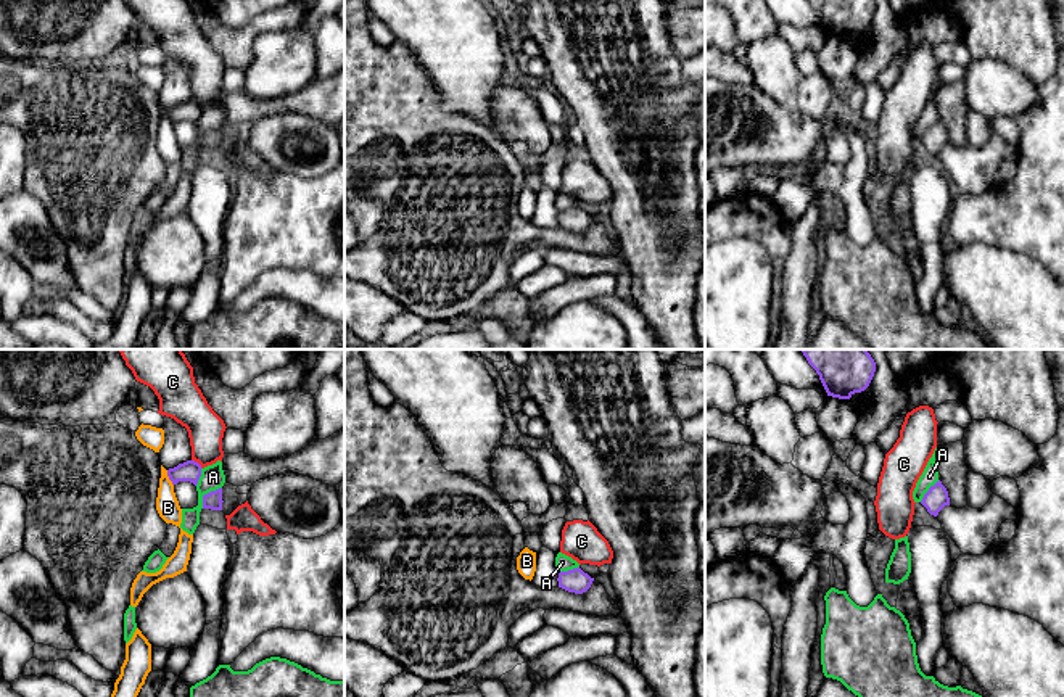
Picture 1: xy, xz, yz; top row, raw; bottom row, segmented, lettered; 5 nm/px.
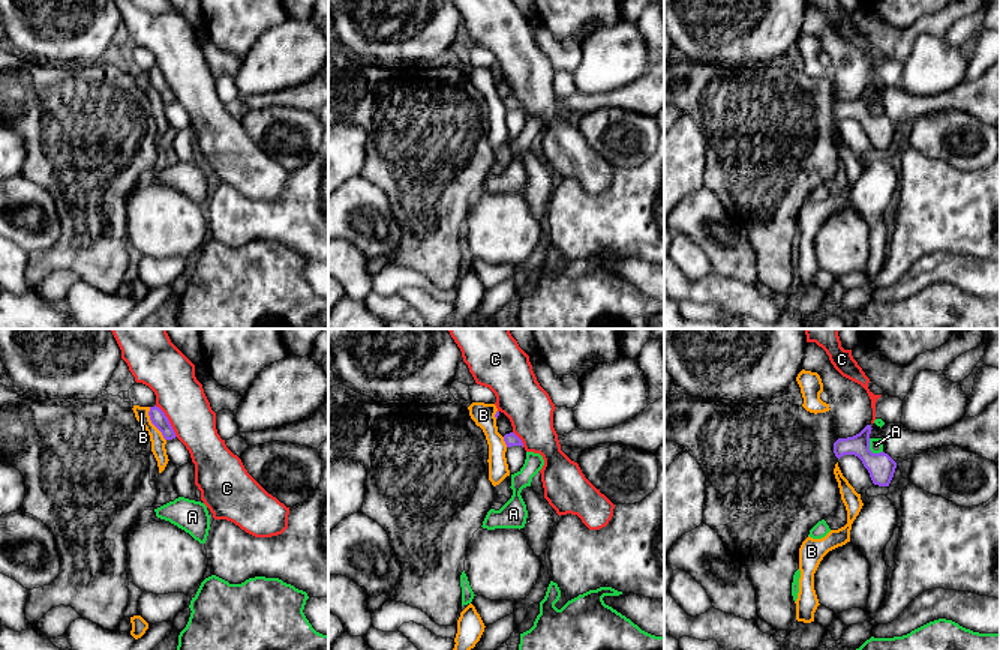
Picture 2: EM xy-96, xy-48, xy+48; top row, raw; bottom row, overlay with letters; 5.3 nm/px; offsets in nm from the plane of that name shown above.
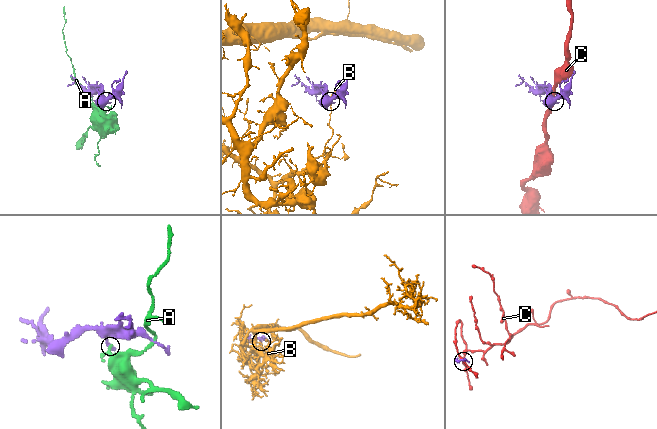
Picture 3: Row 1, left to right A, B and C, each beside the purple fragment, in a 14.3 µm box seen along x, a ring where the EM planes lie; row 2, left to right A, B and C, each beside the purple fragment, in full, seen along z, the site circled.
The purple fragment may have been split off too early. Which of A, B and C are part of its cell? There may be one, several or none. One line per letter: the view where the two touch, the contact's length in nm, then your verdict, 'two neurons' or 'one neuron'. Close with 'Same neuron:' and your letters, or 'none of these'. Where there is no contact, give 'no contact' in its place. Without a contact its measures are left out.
A: xy | 150 nm | two neurons
B: xy | 90 nm | two neurons
C: xy | 70 nm | two neurons
Same neuron: none of these

